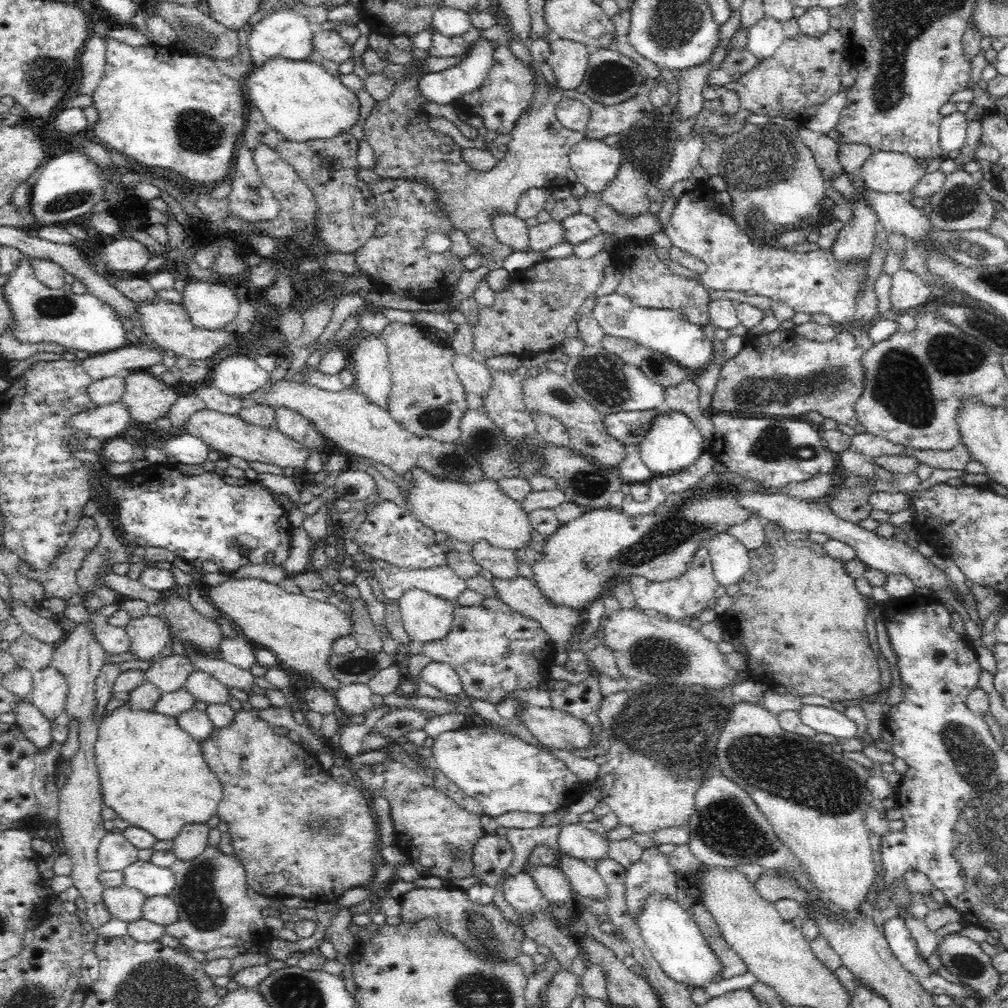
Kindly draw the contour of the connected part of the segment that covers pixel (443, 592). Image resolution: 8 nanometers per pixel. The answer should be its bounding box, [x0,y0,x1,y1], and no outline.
[371,559,467,606]

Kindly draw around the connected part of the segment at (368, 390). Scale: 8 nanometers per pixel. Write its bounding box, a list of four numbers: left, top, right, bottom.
[352,333,392,409]

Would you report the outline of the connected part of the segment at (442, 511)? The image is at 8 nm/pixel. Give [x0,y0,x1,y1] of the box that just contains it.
[402,467,534,551]

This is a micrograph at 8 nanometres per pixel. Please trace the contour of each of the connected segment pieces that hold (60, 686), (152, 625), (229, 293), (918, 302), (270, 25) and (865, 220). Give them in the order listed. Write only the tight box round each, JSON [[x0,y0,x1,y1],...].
[[26,667,69,720],[124,615,172,662],[181,280,240,331],[890,268,934,313],[249,7,316,67],[831,201,879,264]]

